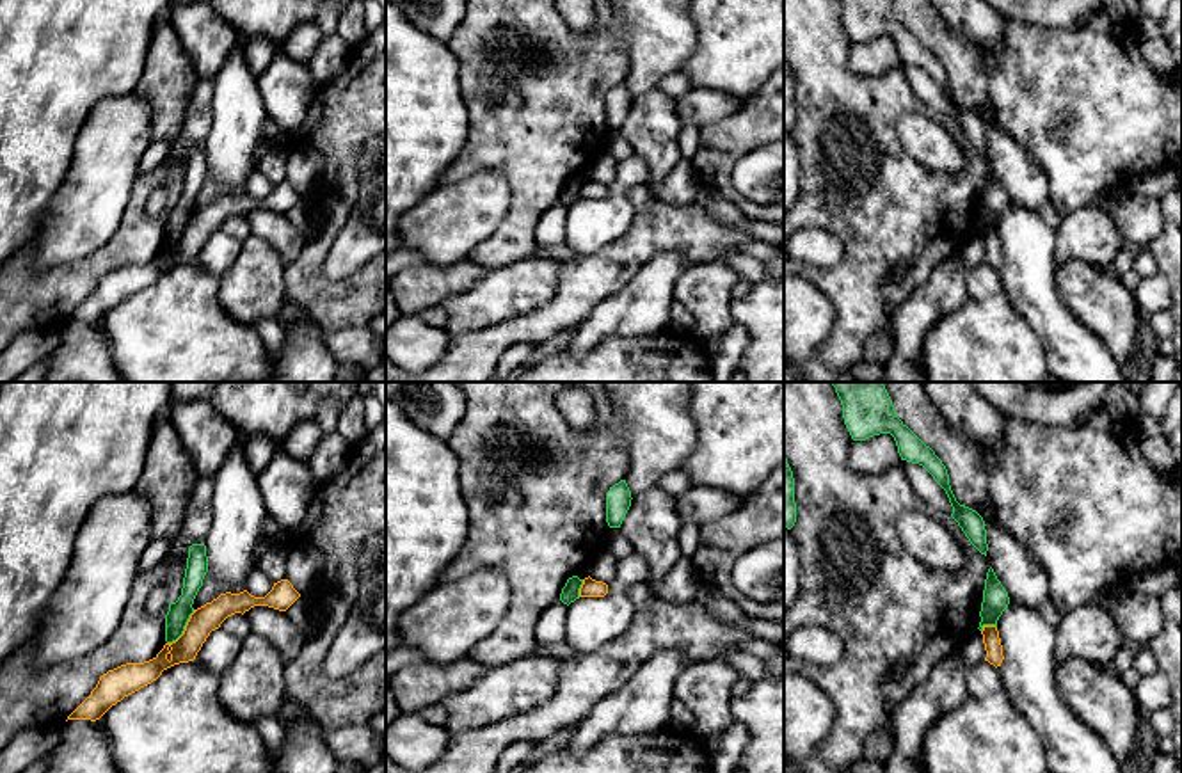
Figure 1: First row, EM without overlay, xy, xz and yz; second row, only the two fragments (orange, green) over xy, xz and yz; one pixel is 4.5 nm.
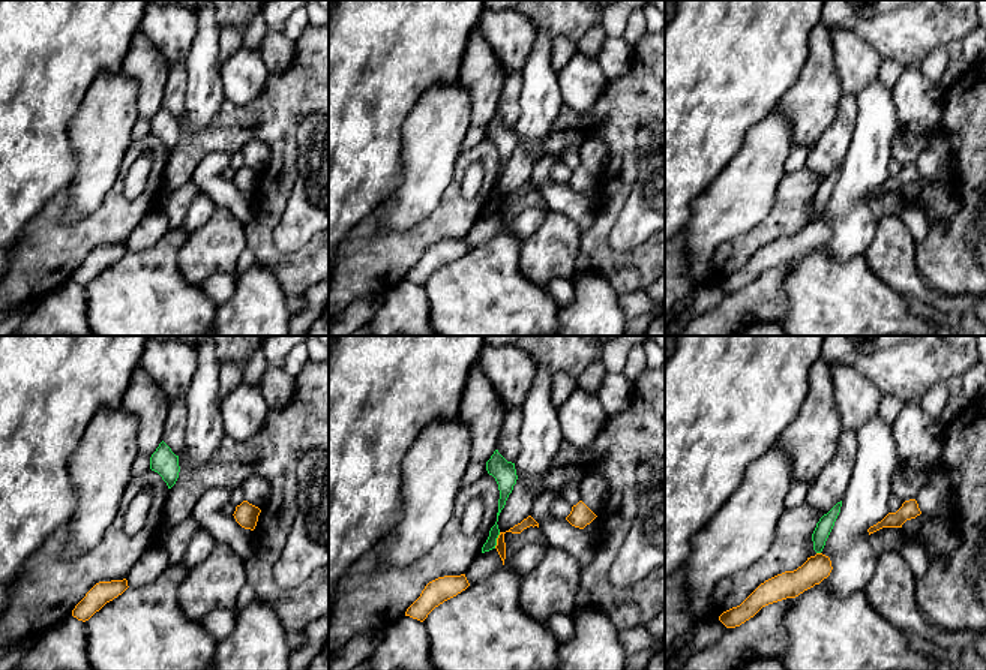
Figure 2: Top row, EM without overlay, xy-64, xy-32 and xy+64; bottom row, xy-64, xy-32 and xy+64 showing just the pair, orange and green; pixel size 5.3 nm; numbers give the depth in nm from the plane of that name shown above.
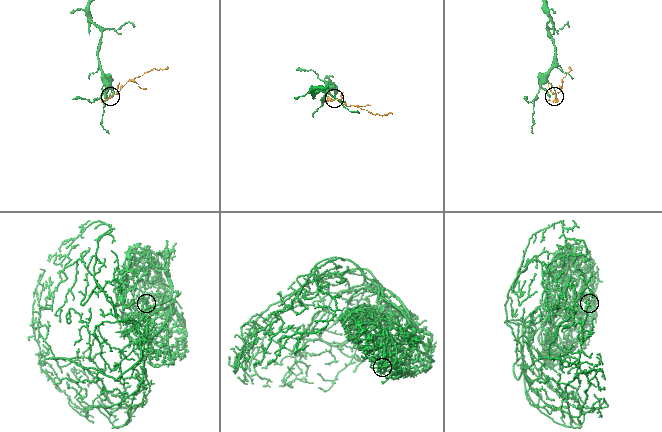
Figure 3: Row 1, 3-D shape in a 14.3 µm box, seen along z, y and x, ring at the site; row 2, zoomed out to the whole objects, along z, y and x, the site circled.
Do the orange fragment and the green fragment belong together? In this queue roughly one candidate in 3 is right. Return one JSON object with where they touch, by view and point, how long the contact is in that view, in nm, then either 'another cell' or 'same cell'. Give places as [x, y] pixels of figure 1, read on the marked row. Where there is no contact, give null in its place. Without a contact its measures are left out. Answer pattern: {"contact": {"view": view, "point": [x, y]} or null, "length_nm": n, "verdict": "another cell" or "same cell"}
{"contact": {"view": "xy", "point": [185, 629]}, "length_nm": 200, "verdict": "another cell"}

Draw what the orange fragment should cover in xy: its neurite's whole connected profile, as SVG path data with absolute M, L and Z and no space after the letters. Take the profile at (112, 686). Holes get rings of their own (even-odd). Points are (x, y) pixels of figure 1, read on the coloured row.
M288 579L274 583L265 597L254 597L247 590L240 594L220 594L212 602L194 610L183 634L176 642L165 643L153 659L126 663L103 673L91 695L68 716L68 720L96 721L124 697L156 681L164 670L194 661L210 633L219 629L228 617L235 613L244 615L254 606L286 611L299 597L300 594Z

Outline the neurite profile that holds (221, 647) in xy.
M219 627L210 633L194 661L219 677L235 661L242 642L242 638Z

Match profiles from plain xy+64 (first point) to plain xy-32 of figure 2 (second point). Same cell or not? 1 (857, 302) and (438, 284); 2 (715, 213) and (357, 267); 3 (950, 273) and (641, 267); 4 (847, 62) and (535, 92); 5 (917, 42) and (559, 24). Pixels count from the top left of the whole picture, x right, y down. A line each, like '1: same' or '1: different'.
1: same
2: different
3: same
4: different
5: same

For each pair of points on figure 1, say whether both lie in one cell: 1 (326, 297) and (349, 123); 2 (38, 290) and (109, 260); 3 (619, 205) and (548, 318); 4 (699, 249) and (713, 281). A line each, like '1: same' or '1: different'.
1: same
2: same
3: different
4: different

